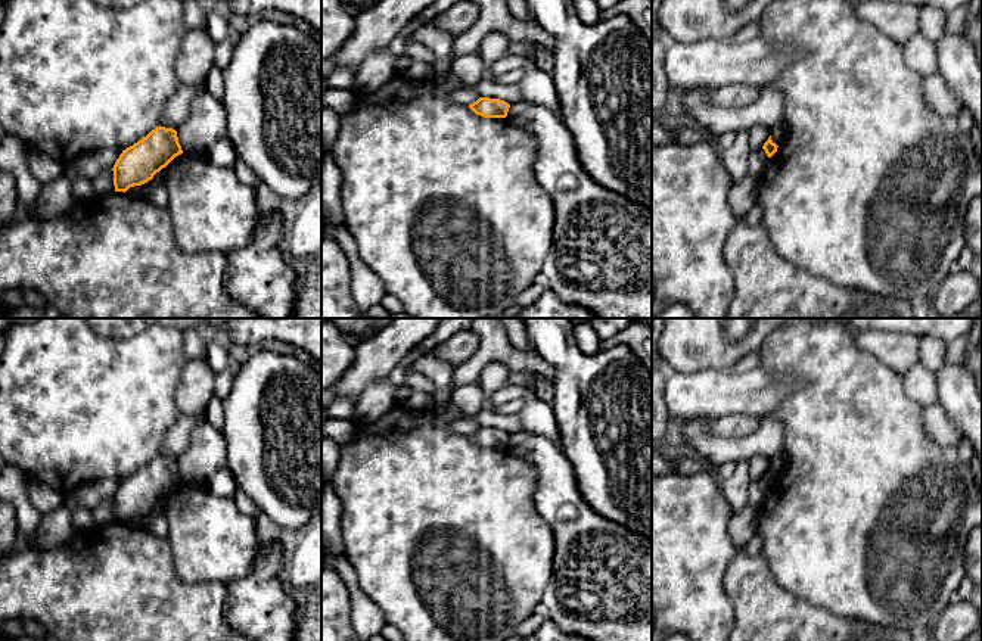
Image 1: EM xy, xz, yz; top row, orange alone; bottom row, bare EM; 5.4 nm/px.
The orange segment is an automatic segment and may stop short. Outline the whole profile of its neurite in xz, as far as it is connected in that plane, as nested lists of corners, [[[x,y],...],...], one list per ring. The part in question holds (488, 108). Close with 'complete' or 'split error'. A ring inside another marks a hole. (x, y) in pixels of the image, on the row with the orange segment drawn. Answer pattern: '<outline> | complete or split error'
[[[479,97],[469,108],[484,118],[506,118],[510,105],[500,99]]] | complete

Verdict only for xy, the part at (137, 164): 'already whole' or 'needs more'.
already whole

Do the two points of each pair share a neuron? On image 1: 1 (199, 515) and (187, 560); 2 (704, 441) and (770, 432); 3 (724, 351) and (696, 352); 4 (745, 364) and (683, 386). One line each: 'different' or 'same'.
1: same
2: same
3: same
4: different

